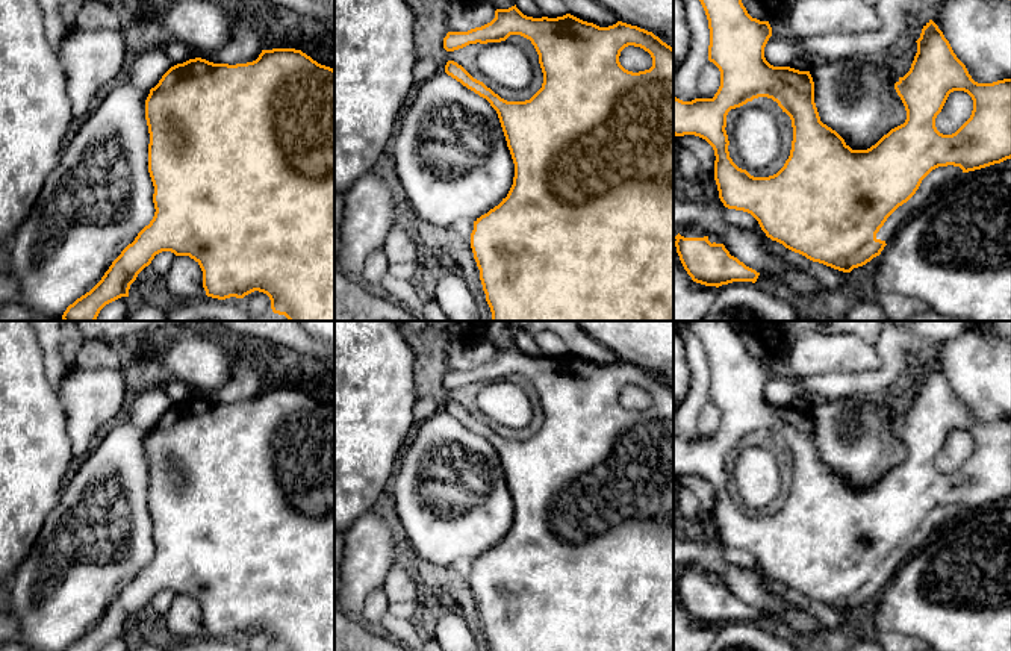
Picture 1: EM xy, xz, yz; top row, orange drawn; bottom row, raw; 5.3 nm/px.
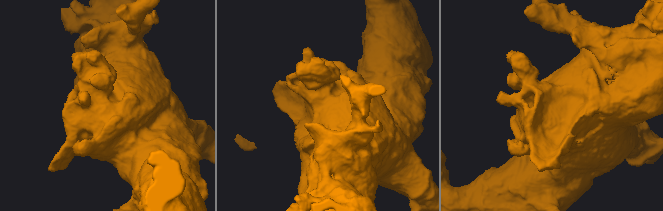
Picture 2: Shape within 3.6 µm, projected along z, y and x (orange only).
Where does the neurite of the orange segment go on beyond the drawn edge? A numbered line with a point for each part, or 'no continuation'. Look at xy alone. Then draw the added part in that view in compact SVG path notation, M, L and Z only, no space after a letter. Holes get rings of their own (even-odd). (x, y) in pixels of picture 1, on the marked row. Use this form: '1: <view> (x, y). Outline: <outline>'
no continuation

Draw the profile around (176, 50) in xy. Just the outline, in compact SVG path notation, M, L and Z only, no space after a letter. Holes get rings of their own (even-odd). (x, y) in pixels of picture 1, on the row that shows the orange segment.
M162 38L160 45L174 65L191 59L191 48L179 39Z

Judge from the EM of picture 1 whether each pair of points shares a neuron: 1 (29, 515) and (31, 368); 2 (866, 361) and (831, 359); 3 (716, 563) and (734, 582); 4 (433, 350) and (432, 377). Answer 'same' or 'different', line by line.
1: same
2: same
3: same
4: same

